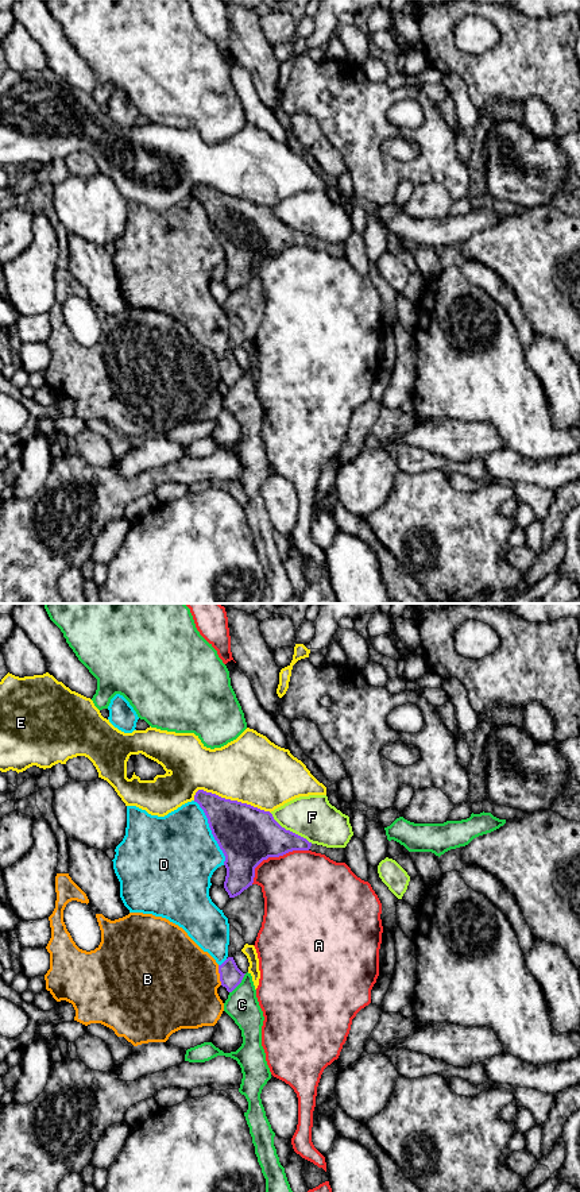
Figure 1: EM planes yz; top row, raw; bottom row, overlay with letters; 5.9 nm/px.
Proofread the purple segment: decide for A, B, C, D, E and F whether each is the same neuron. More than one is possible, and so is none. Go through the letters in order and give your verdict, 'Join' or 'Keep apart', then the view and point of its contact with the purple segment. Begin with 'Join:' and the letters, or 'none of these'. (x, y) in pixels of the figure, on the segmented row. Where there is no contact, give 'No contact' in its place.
Join: none of these
A: Keep apart. Touches purple at yz (274, 856)
B: Keep apart. Touches purple at yz (220, 975)
C: Keep apart. Touches purple at yz (239, 983)
D: Keep apart. Touches purple at yz (212, 832)
E: Keep apart. Touches purple at yz (232, 801)
F: Keep apart. Touches purple at yz (289, 830)

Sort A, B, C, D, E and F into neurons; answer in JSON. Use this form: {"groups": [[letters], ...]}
{"groups": [["A"], ["B"], ["C"], ["D"], ["E"], ["F"]]}

